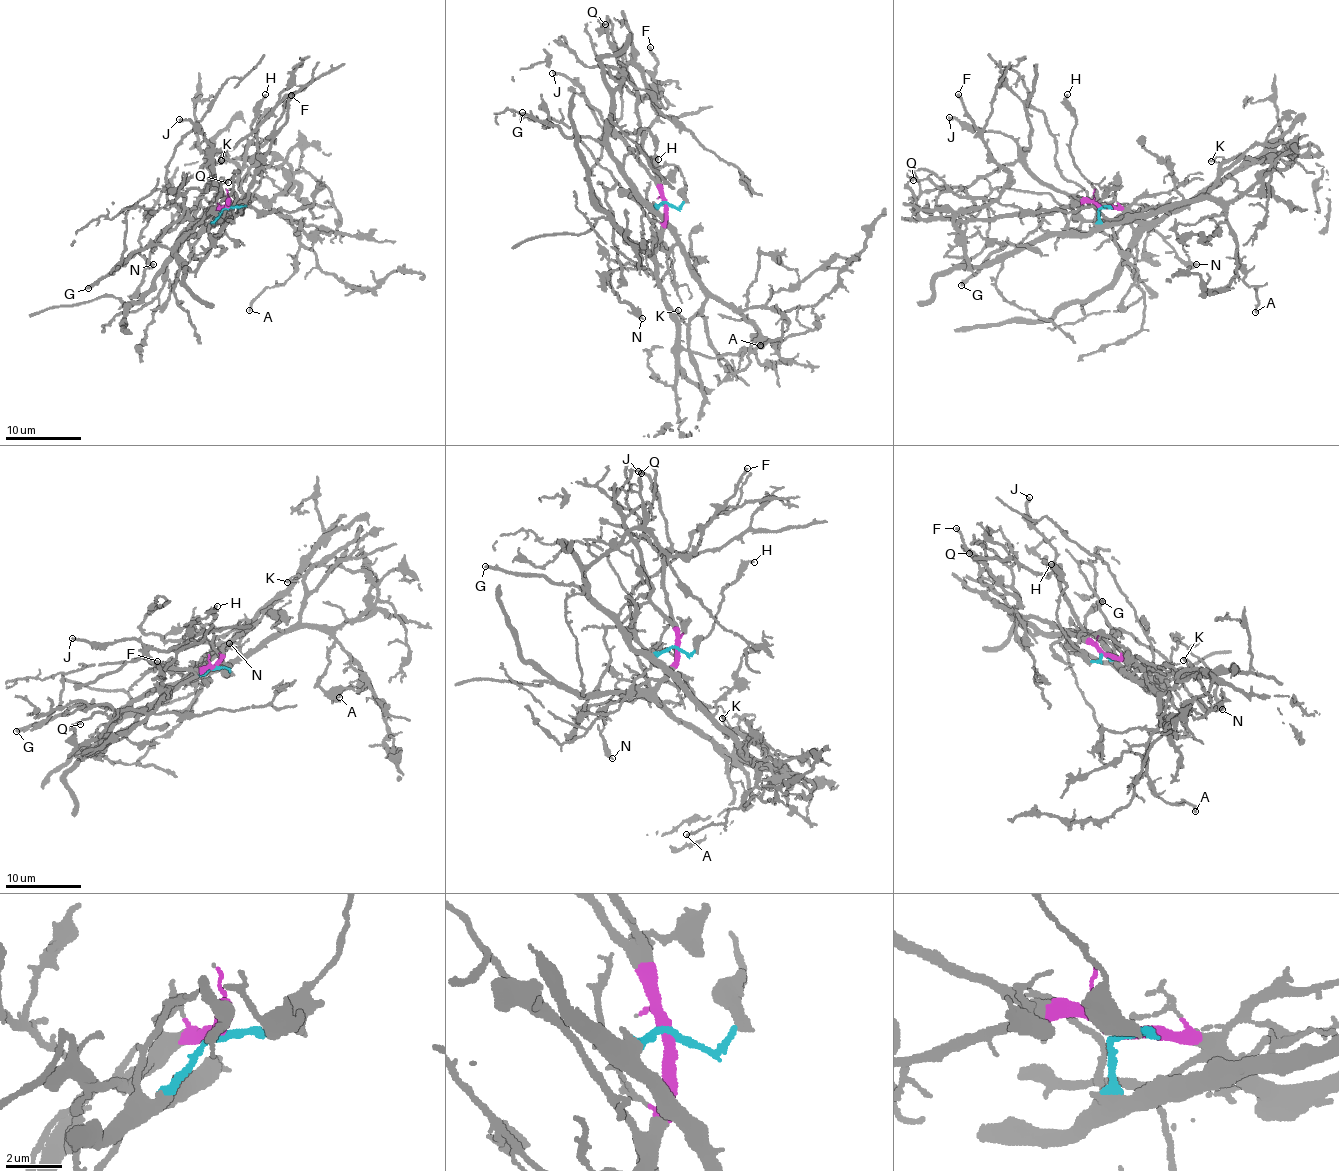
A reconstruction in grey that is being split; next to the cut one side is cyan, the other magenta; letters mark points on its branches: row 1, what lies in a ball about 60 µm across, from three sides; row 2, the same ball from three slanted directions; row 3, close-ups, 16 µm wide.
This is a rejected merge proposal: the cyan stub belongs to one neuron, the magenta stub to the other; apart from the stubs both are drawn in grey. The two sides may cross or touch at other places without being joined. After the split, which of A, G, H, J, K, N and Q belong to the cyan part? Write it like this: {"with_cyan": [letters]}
{"with_cyan": ["A", "G", "H", "K"]}

